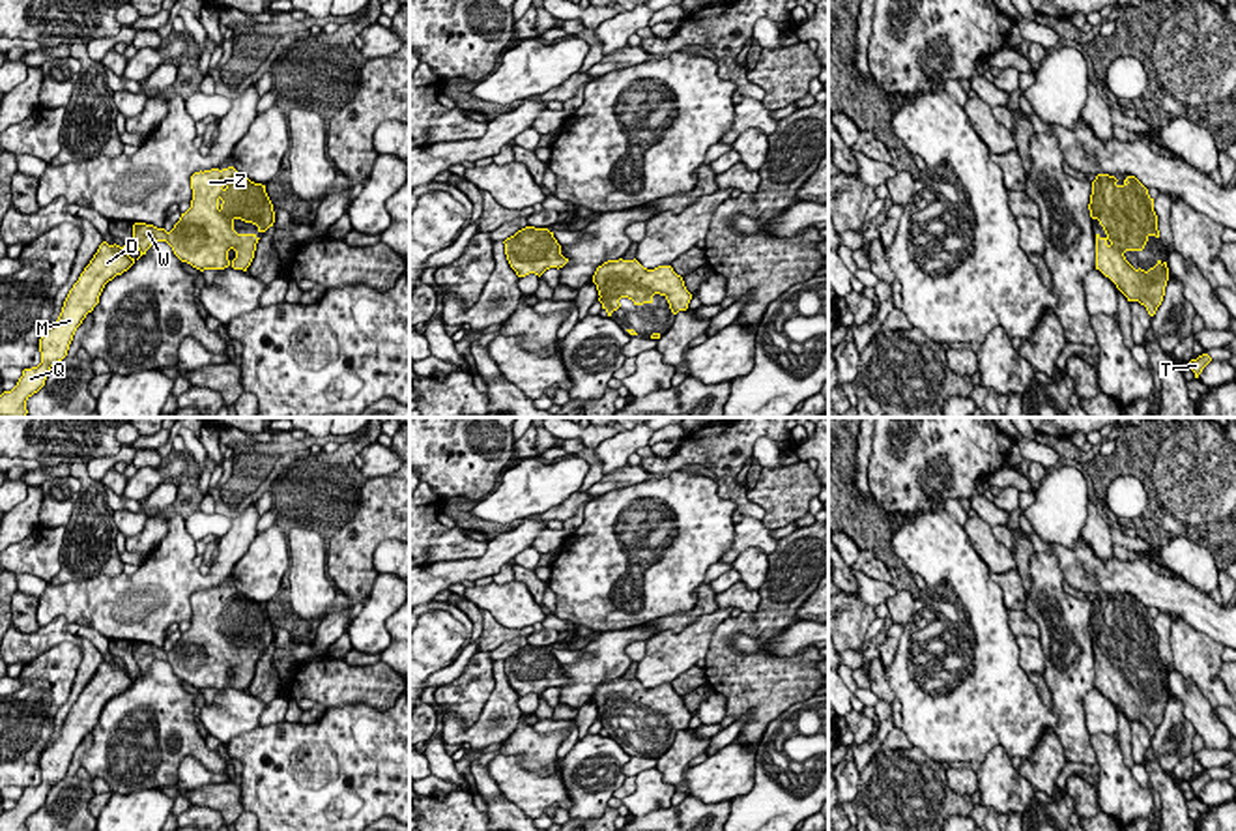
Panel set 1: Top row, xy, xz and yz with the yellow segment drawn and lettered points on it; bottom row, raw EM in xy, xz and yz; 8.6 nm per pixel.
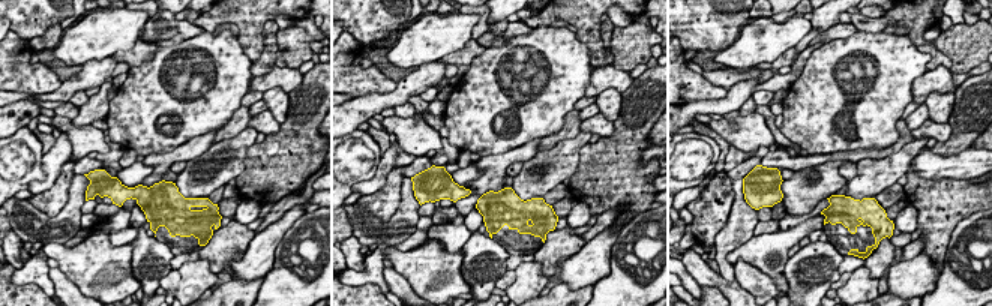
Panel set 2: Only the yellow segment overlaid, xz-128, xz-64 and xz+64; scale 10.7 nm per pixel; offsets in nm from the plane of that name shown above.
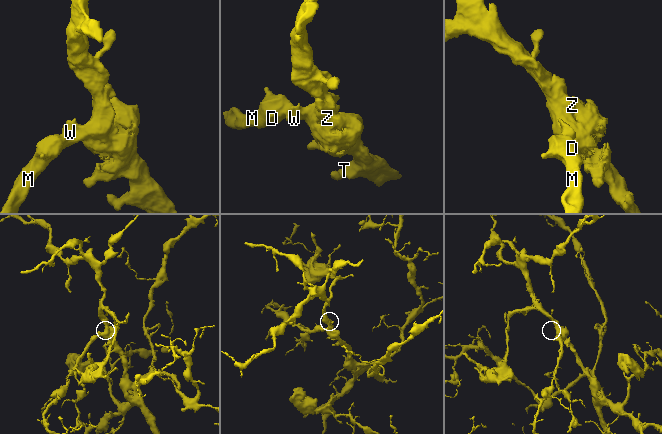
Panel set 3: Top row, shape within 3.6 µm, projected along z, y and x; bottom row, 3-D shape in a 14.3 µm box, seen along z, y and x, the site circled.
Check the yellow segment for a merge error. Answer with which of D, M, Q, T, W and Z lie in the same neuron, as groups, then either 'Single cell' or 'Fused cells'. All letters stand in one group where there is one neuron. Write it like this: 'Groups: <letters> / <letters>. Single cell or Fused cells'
Groups: D M Q T W Z. Single cell

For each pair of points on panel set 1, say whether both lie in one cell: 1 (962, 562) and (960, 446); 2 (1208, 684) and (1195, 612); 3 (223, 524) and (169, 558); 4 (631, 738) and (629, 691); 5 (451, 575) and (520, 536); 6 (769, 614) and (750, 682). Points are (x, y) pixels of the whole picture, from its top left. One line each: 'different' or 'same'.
1: different
2: different
3: different
4: same
5: same
6: same

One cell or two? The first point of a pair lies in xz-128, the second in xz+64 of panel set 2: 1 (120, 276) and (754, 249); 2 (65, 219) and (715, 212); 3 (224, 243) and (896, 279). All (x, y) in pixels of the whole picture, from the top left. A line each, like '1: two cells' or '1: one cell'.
1: two cells
2: two cells
3: two cells

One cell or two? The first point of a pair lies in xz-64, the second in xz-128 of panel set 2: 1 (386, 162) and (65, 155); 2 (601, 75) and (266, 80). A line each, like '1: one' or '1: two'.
1: one
2: one

